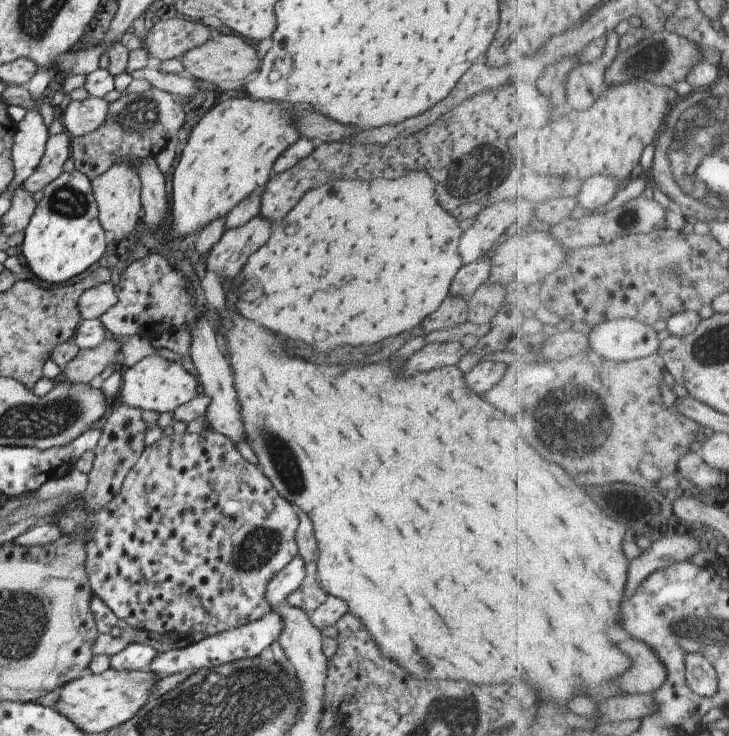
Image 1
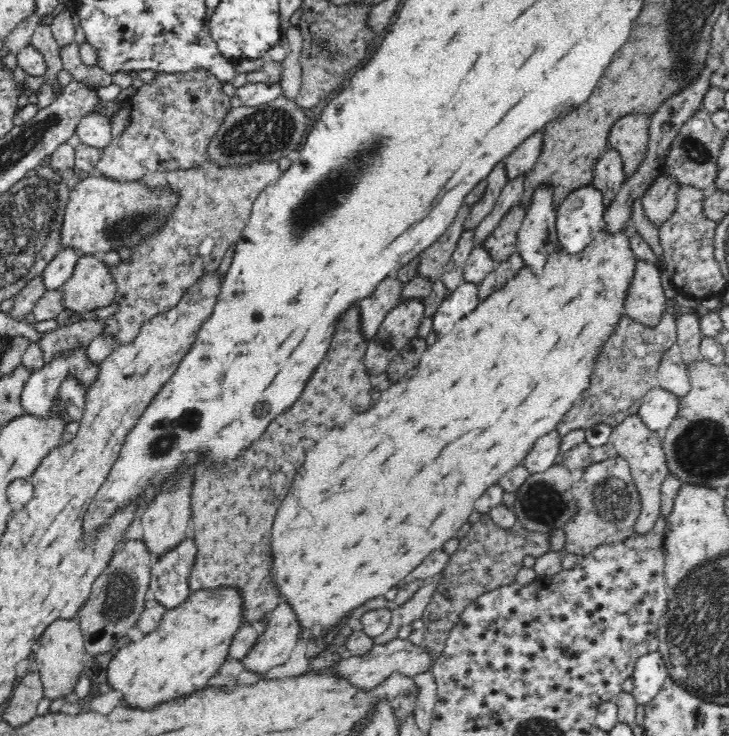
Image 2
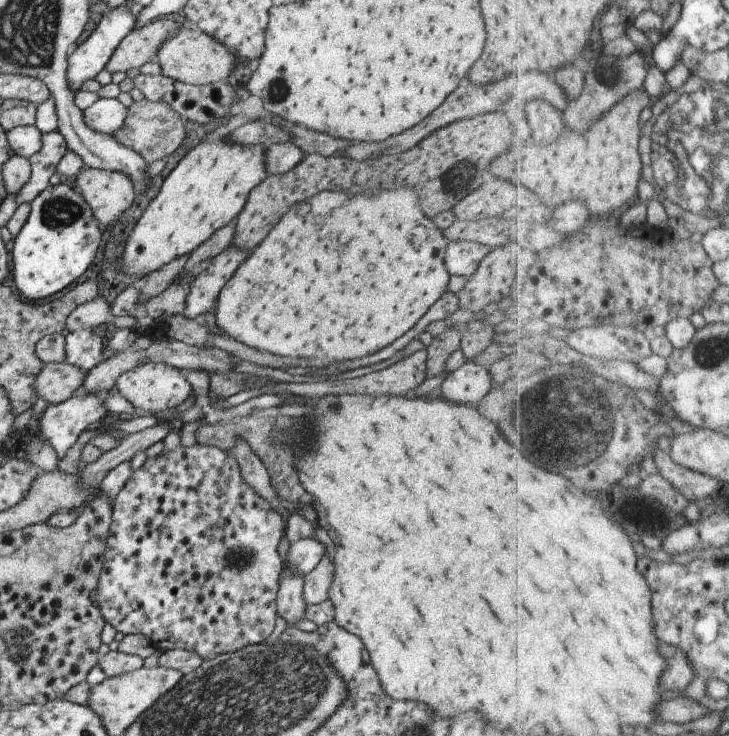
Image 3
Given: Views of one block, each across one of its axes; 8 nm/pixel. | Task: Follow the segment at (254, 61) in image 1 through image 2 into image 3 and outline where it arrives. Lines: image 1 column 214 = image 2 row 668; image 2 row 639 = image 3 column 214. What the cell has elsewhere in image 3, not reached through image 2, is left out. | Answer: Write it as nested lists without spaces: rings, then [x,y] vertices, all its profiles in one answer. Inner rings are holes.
[[[189,24],[182,26],[175,36],[167,38],[159,46],[154,61],[159,64],[163,76],[189,85],[208,85],[221,82],[225,78],[227,79],[231,70],[235,68],[235,56],[231,50]]]

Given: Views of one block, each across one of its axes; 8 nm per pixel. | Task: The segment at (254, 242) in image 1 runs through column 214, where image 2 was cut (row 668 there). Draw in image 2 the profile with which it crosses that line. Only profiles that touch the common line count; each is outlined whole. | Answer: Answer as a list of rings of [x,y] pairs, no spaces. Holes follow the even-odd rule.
[[[284,601],[267,617],[264,631],[258,634],[256,644],[241,659],[244,670],[267,674],[274,667],[288,662],[298,641],[304,640],[298,619],[292,607]]]

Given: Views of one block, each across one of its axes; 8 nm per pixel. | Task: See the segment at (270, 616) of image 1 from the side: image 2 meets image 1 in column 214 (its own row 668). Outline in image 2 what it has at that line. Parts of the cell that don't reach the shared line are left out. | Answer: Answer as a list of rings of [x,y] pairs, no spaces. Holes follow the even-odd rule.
[[[657,651],[640,656],[631,677],[634,684],[631,691],[632,696],[636,699],[637,704],[645,705],[660,692],[669,674],[668,668]]]

